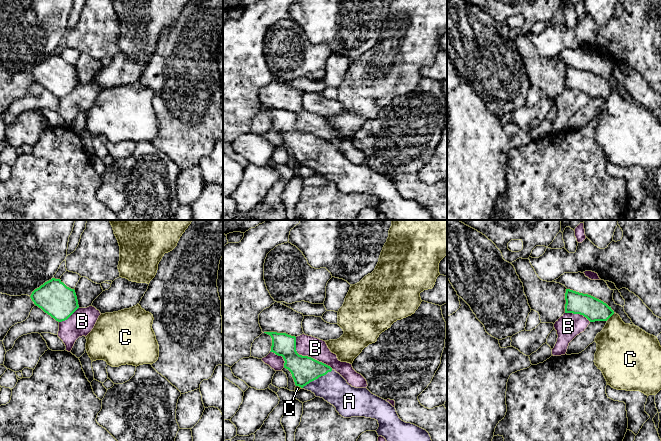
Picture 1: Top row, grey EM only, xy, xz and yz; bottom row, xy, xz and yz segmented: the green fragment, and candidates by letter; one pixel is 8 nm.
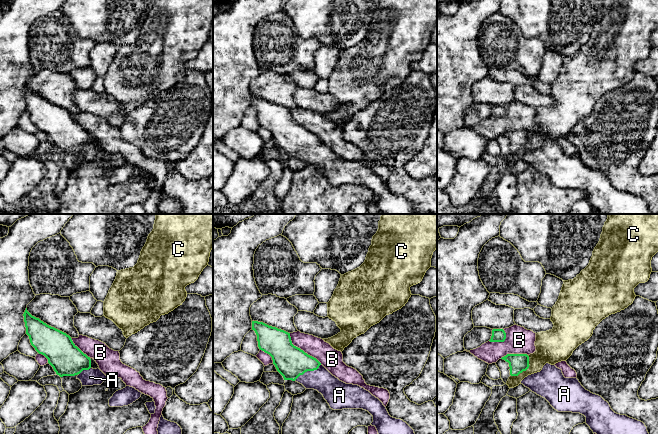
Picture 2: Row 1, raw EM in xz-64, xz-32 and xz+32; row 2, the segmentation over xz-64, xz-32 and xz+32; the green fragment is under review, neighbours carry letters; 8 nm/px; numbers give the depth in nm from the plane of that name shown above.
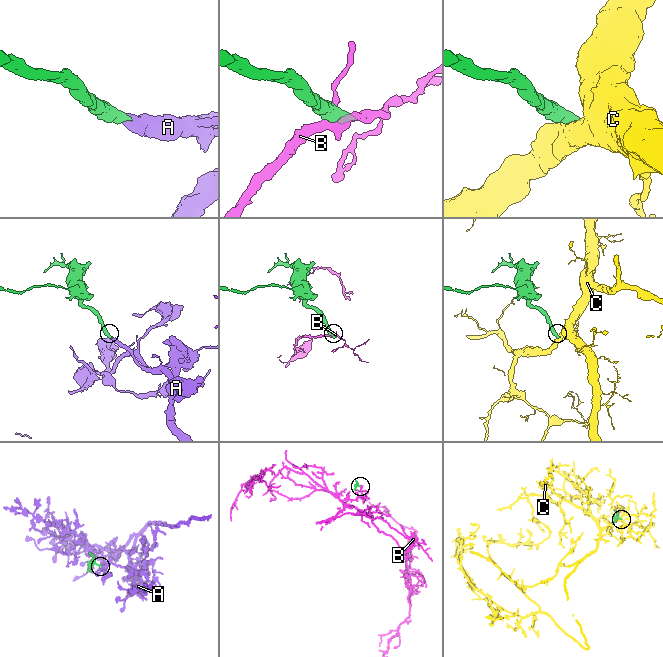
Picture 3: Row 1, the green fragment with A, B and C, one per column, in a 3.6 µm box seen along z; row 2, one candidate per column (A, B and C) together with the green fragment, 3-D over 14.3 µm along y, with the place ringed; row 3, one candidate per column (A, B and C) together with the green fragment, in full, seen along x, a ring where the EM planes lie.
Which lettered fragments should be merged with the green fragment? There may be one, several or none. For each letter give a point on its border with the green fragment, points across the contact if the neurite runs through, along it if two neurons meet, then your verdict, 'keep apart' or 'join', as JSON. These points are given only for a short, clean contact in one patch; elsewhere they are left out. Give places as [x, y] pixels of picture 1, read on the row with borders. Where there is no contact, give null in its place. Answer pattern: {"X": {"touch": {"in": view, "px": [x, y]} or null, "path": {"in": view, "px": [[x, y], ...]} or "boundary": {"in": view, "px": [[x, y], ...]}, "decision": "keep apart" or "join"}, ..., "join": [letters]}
{"A": {"touch": {"in": "xz", "px": [317, 378]}, "path": {"in": "xz", "px": [[304, 369], [317, 378], [332, 387]]}, "decision": "join"}, "B": {"touch": {"in": "xz", "px": [307, 356]}, "decision": "keep apart"}, "C": {"touch": {"in": "yz", "px": [610, 316]}, "boundary": {"in": "yz", "px": [[614, 313], [606, 320]]}, "decision": "keep apart"}, "join": ["A"]}

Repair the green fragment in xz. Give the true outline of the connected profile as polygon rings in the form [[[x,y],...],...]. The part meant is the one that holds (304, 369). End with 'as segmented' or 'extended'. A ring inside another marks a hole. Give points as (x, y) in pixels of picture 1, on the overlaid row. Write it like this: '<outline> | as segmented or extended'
[[[264,332],[271,336],[271,351],[282,356],[295,385],[311,391],[336,408],[344,418],[365,417],[378,421],[378,436],[386,441],[432,441],[429,433],[402,421],[395,407],[372,394],[367,388],[355,388],[330,366],[296,351],[296,337],[286,333]]] | extended

